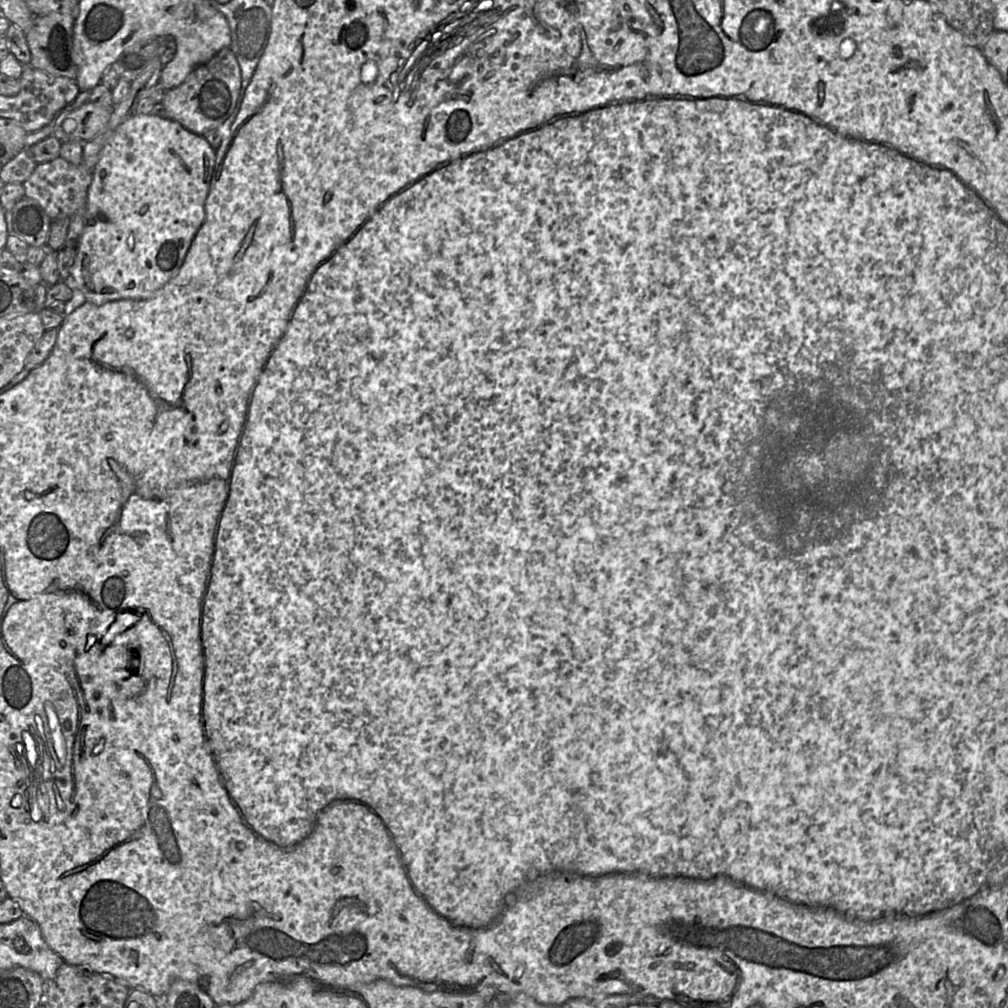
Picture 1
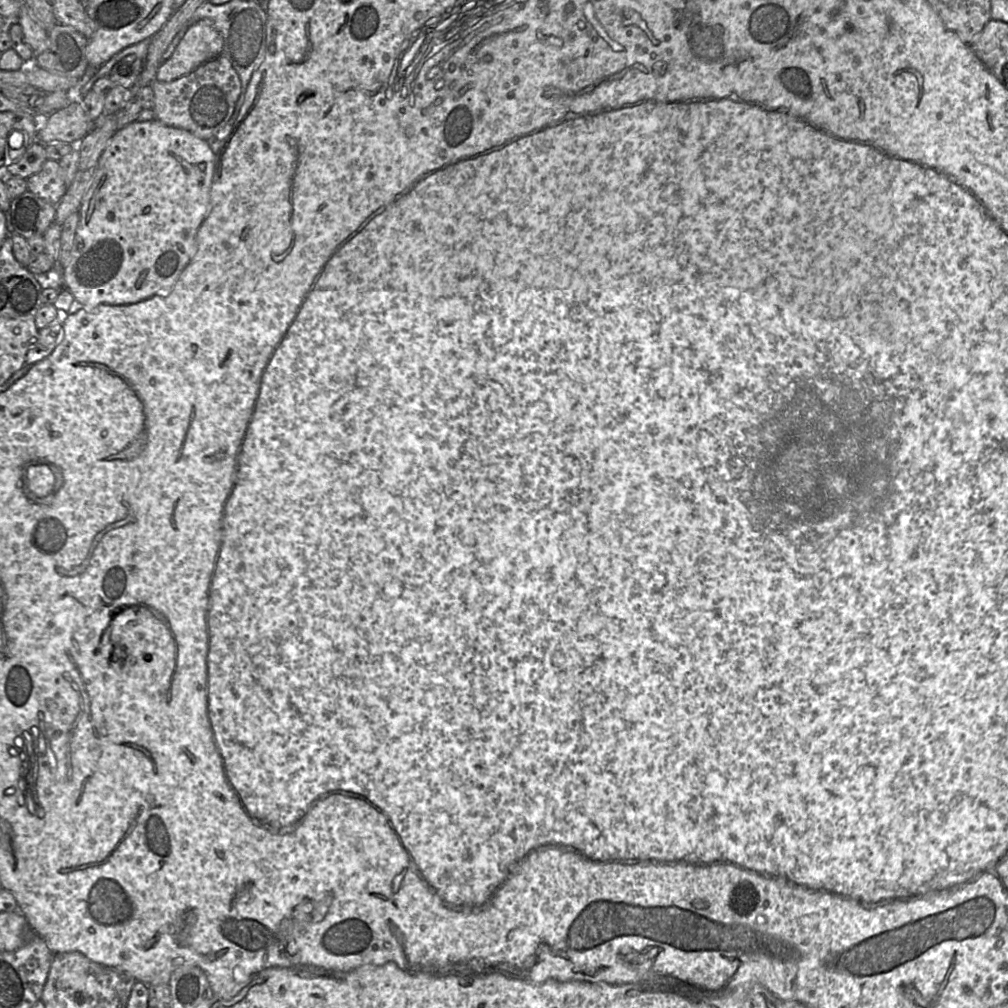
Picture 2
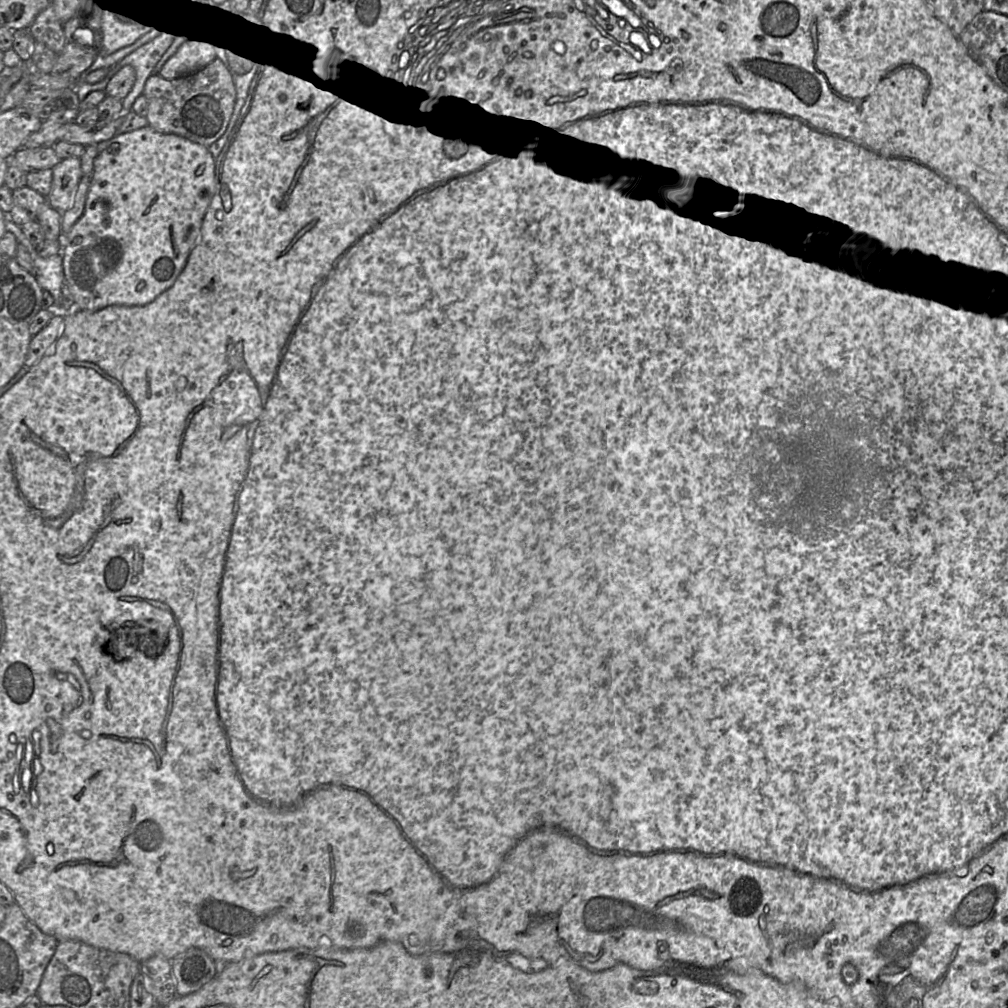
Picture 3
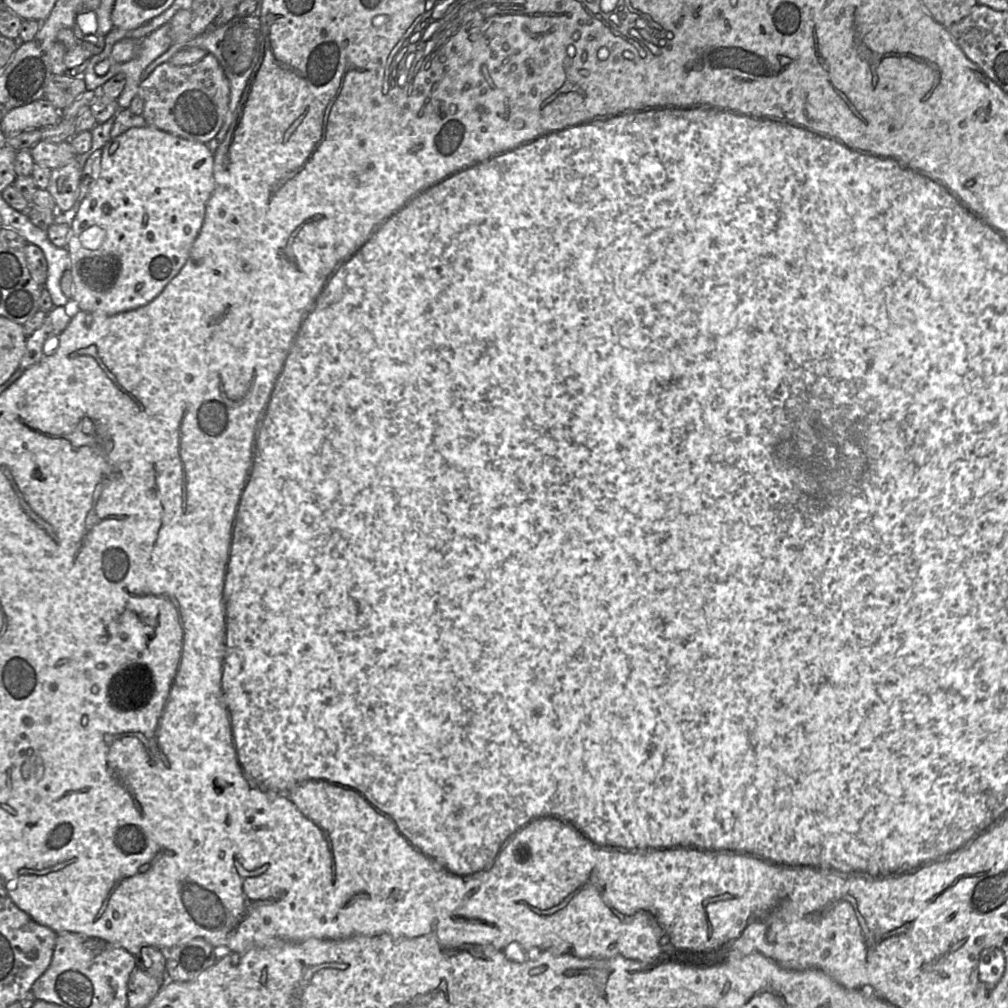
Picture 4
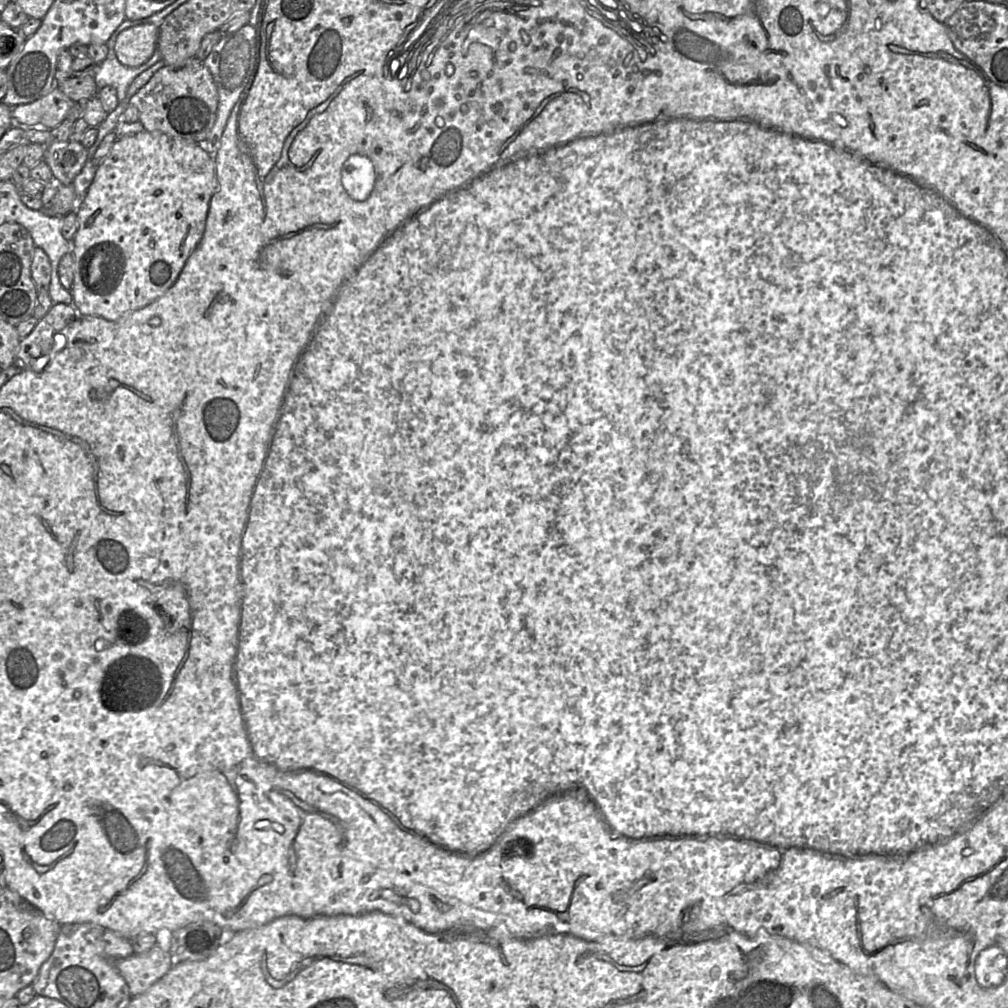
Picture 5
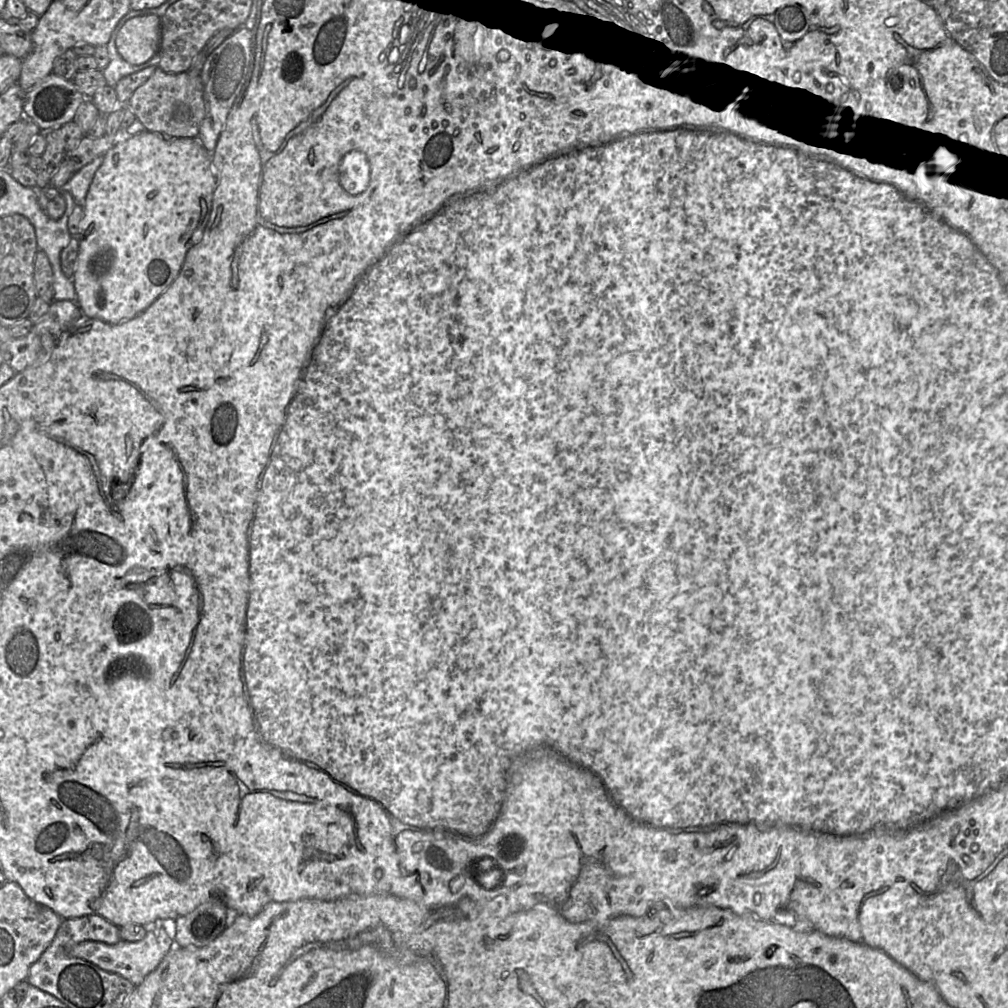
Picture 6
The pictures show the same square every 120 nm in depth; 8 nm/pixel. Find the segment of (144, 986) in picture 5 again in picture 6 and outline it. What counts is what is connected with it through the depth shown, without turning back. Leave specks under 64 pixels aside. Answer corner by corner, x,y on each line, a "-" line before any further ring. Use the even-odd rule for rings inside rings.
156,922
146,927
145,937
137,942
120,940
114,945
97,941
83,941
66,946
66,953
75,958
87,960
101,969
118,974
129,980
135,987
143,982
148,974
154,971
166,954
173,949
174,941
163,926

